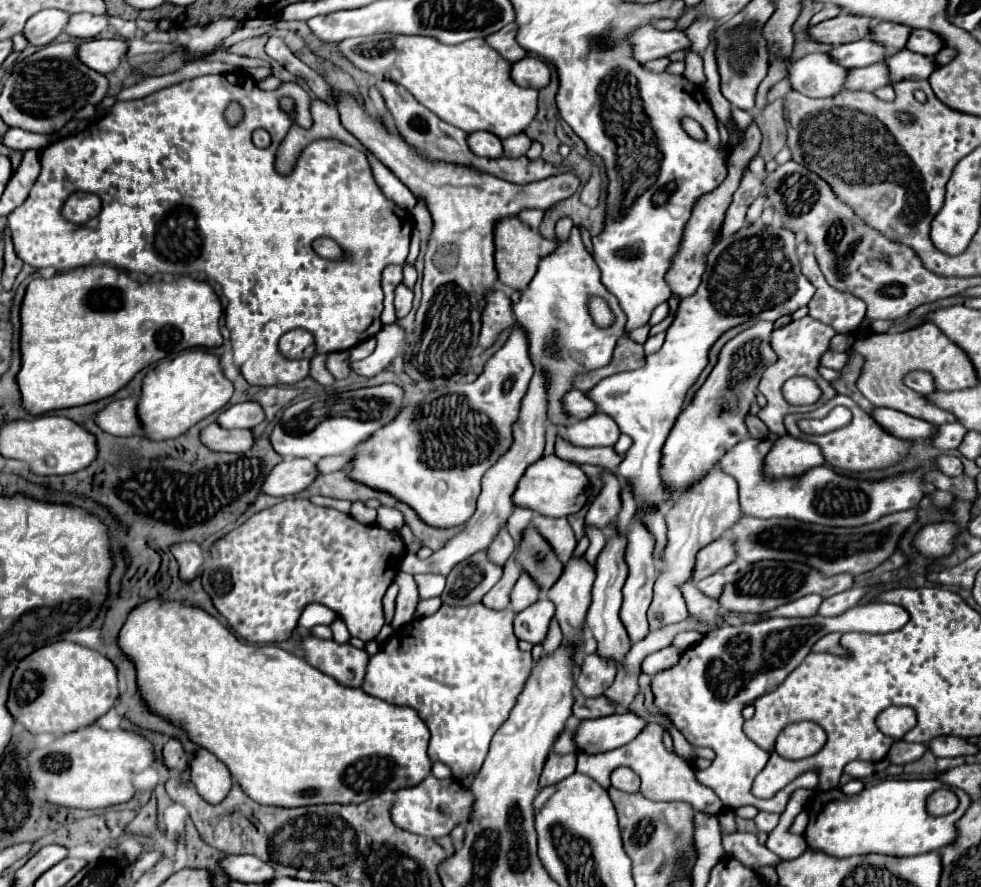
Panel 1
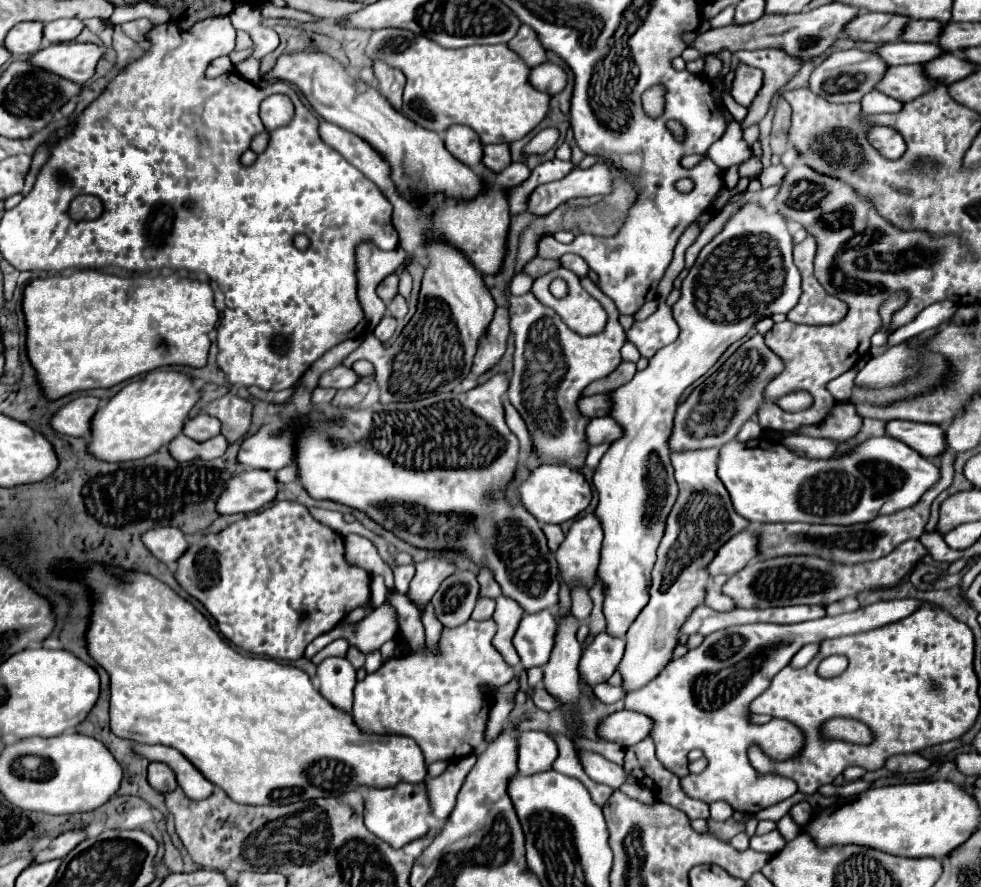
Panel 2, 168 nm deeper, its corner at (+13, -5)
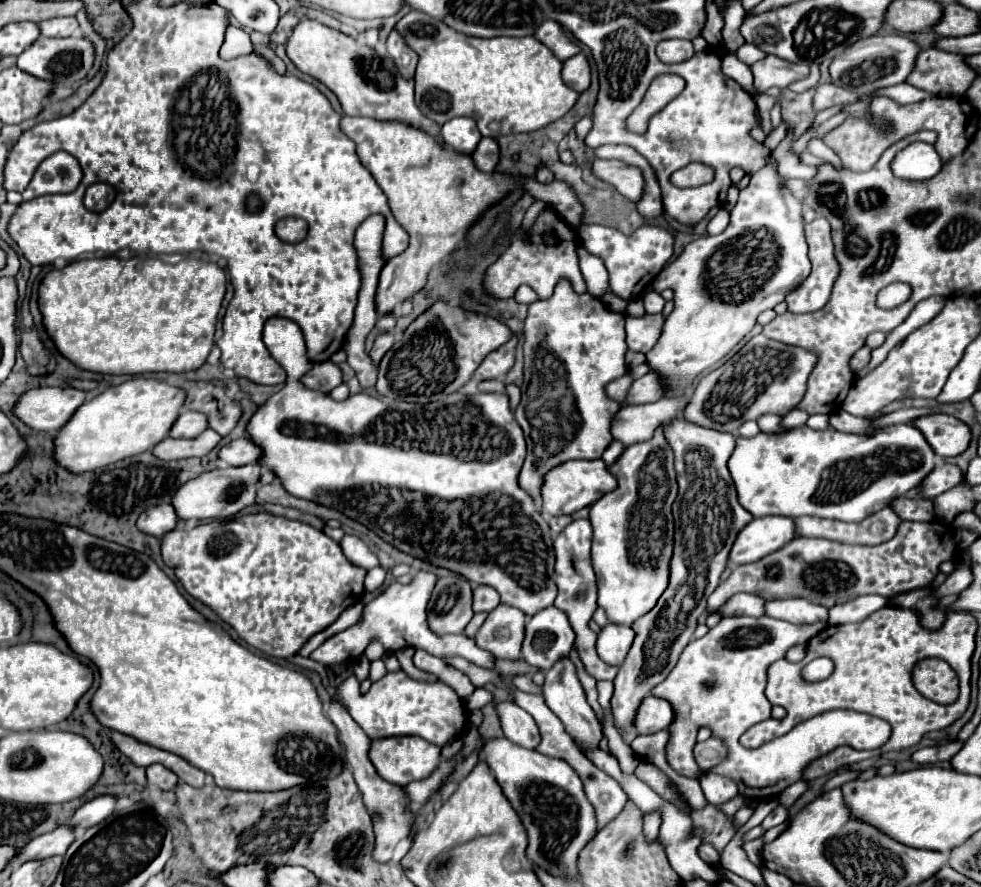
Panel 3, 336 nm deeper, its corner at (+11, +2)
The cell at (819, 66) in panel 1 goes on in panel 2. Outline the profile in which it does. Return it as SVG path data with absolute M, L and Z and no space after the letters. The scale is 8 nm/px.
M844 50L844 52L834 52L826 56L810 74L808 78L808 88L822 96L828 102L858 102L862 100L864 94L868 94L874 84L880 80L888 66L874 56L872 52L860 52L860 50Z

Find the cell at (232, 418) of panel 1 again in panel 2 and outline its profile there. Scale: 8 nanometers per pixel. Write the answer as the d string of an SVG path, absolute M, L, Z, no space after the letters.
M198 414L190 420L186 420L184 434L198 442L204 442L204 440L220 434L220 420L216 420L214 416L208 416L208 414Z

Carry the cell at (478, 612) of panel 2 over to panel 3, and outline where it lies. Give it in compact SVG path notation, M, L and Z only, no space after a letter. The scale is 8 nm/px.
M475 613L471 621L468 623L464 630L464 634L469 638L474 638L479 628L486 620L488 613Z

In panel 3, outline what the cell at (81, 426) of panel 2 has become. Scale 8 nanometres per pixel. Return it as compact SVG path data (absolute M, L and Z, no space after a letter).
M74 387L30 389L18 399L14 415L36 431L56 433L68 423L84 399L86 393Z

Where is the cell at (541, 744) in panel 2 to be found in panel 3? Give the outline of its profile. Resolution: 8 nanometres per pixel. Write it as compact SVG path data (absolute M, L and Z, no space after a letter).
M514 701L496 703L496 713L498 713L504 735L512 743L522 745L526 749L536 749L536 745L540 741L540 733L538 733L538 725L530 717L530 713L526 713Z

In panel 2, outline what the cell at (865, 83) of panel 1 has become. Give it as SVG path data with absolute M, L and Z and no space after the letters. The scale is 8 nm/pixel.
M910 64L910 66L890 66L874 90L886 92L886 96L896 98L900 102L910 102L920 94L924 94L934 84L936 84L934 80L924 78L920 64Z

